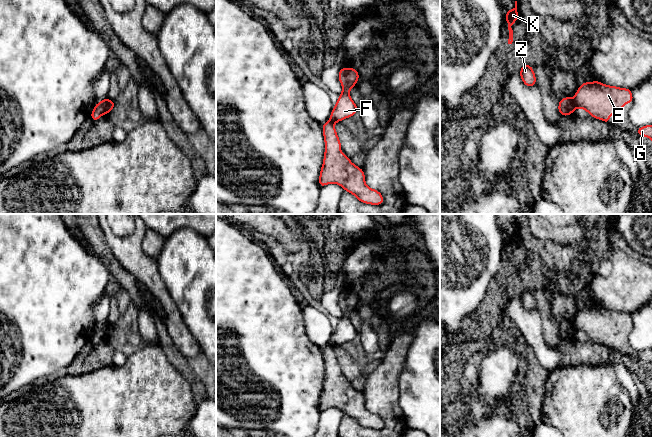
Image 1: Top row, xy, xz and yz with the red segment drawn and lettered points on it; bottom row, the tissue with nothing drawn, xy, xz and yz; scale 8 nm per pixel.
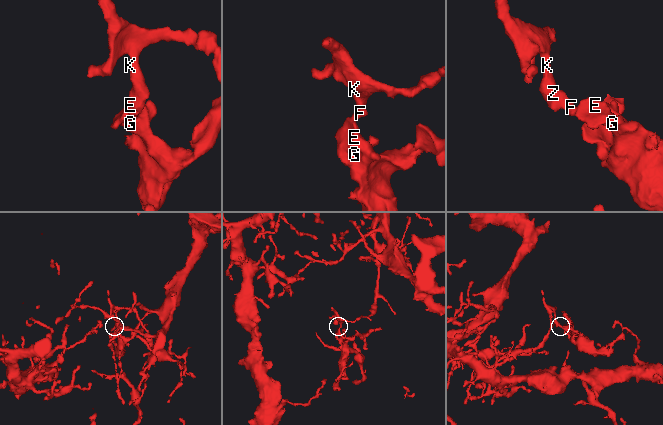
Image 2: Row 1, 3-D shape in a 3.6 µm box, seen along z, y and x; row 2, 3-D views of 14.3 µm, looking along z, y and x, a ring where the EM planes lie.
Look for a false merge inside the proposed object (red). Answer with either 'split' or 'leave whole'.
split

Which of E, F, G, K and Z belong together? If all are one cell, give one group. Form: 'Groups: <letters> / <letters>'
Groups: E G / F K Z

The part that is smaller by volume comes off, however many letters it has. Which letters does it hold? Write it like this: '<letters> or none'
E, G

